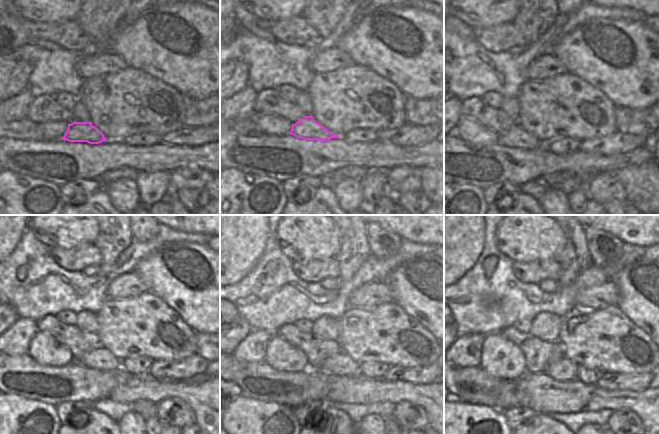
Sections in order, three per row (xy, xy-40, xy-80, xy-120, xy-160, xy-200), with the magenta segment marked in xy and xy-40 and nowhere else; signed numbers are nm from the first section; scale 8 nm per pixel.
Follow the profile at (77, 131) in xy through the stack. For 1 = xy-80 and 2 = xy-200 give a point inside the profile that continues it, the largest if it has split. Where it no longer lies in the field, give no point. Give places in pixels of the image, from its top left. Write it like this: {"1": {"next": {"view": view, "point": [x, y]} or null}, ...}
{"1": {"next": {"view": "xy-80", "point": [531, 128]}}, "2": {"next": {"view": "xy-200", "point": [565, 369]}}}

